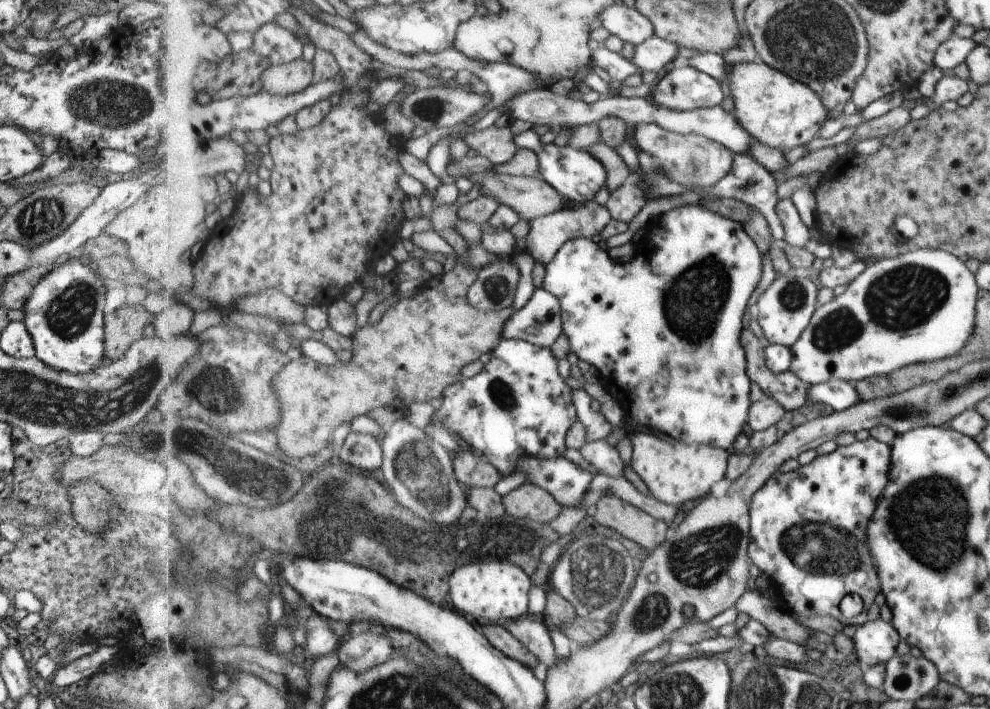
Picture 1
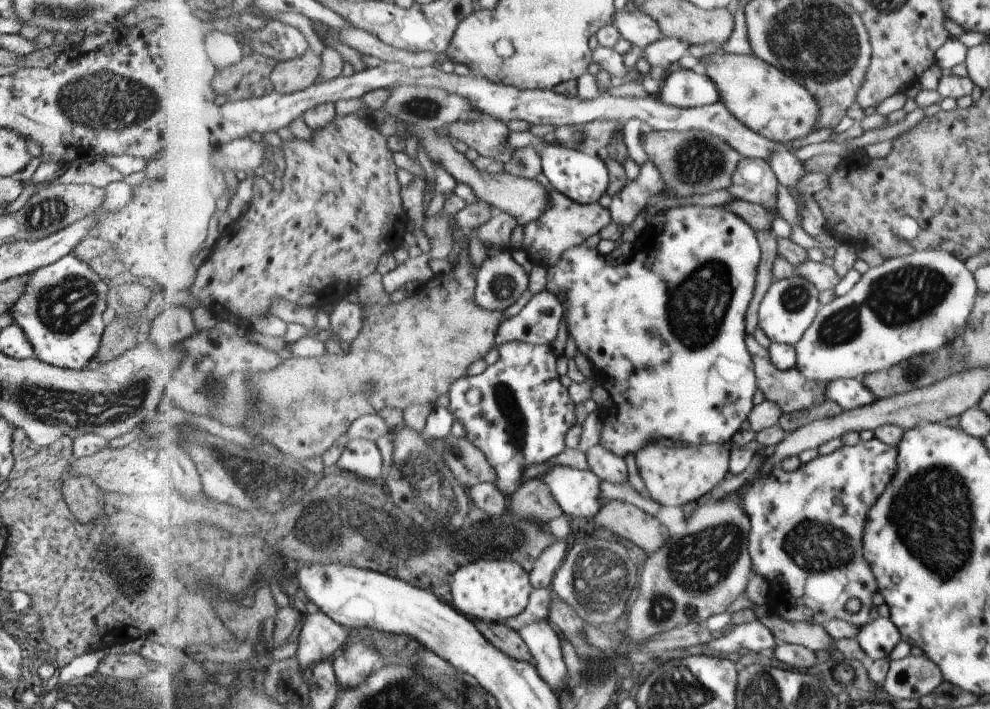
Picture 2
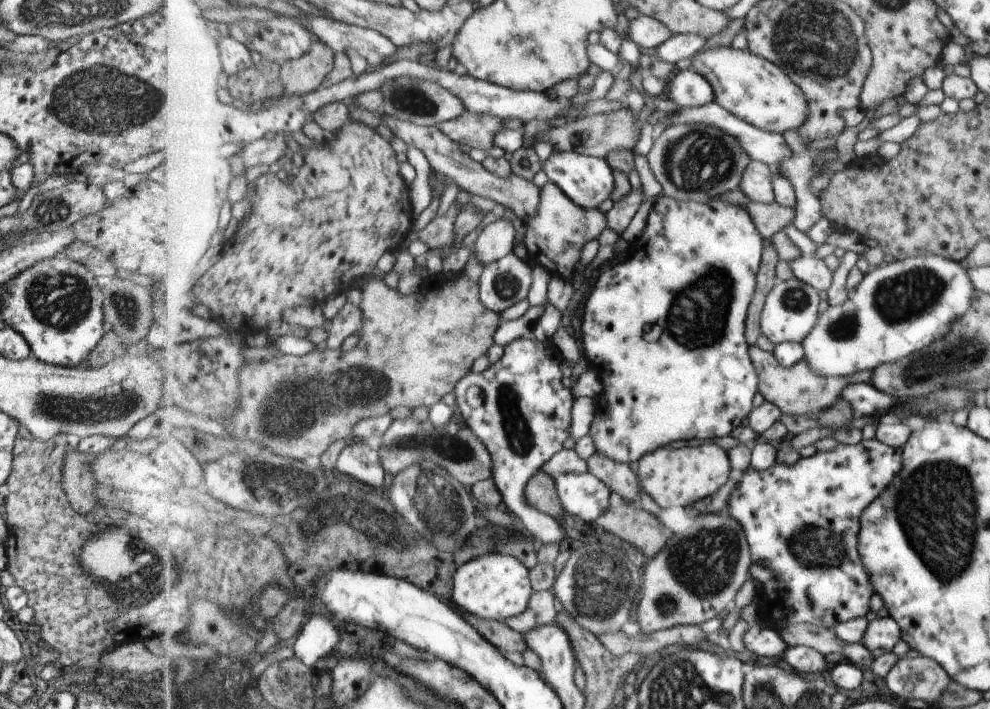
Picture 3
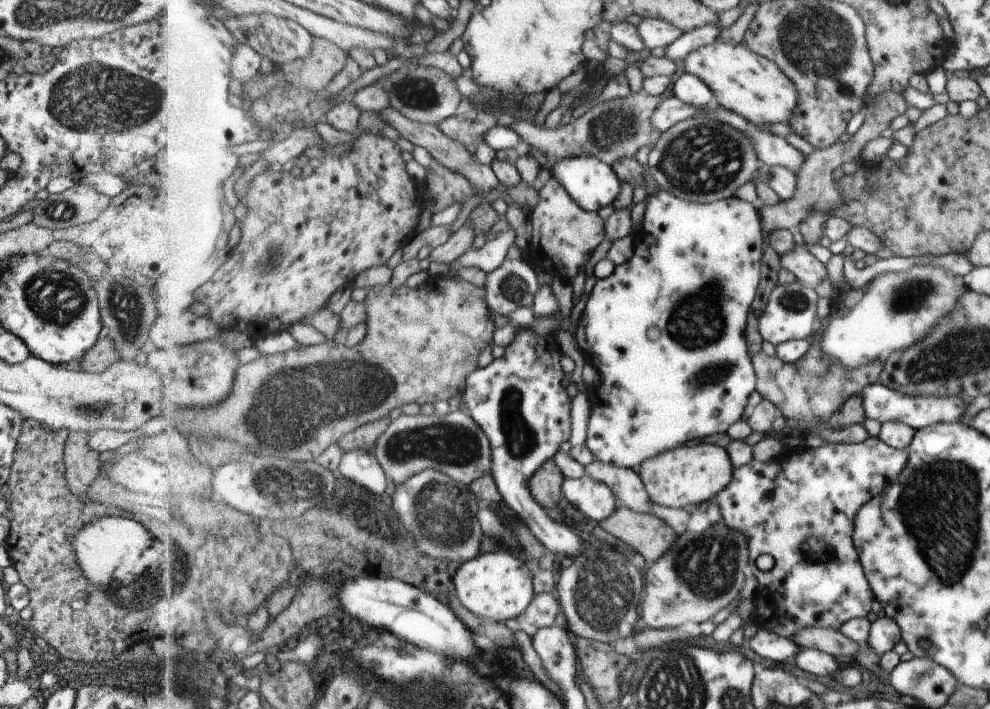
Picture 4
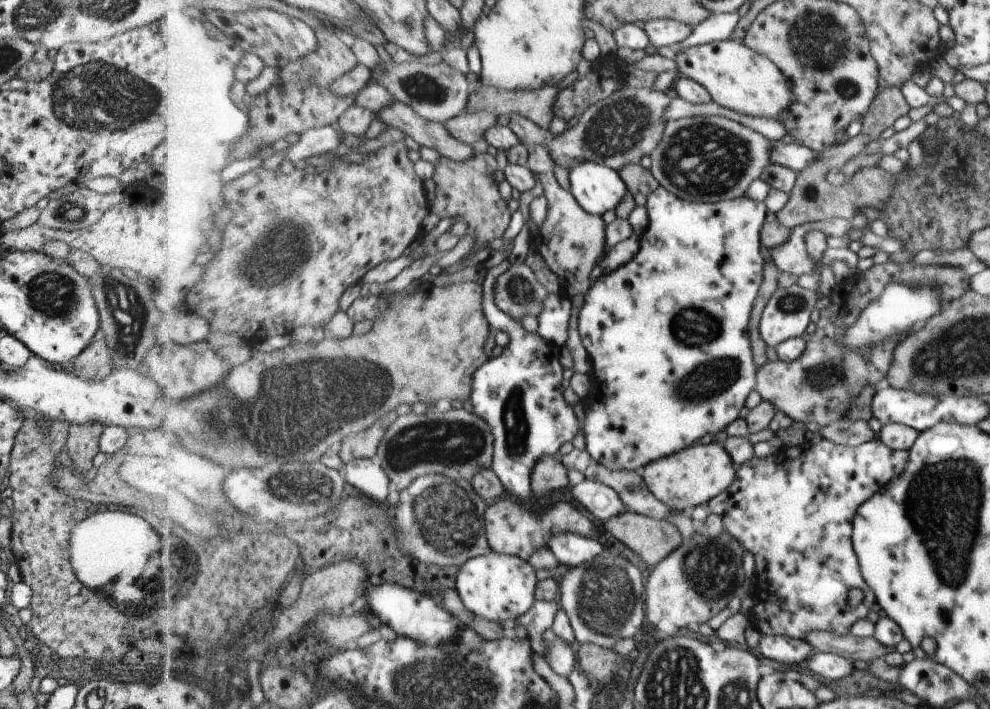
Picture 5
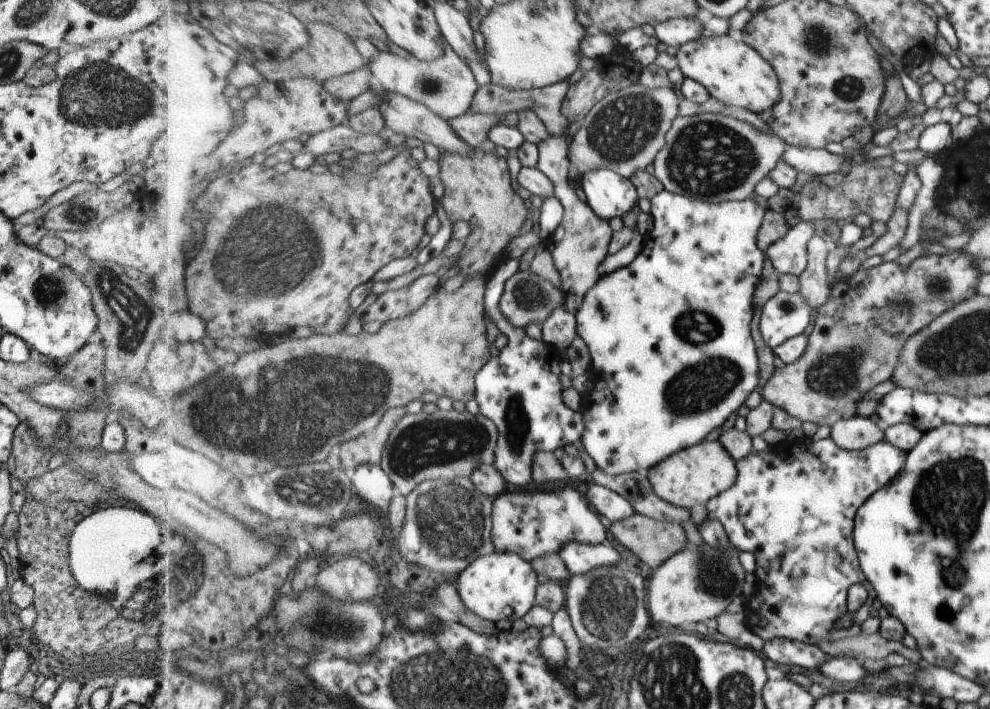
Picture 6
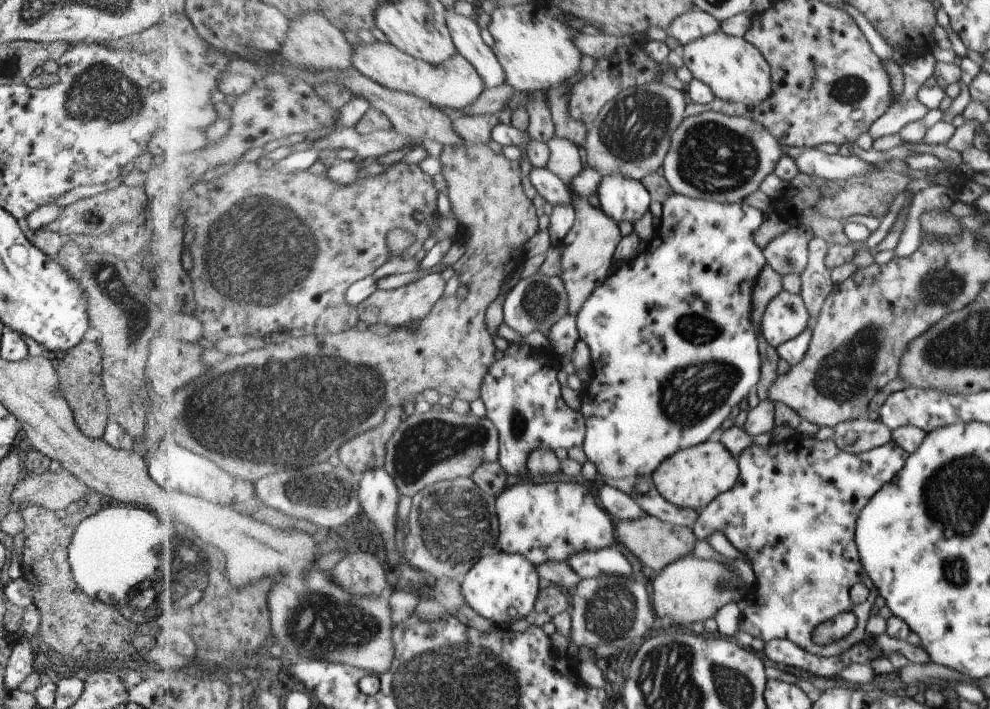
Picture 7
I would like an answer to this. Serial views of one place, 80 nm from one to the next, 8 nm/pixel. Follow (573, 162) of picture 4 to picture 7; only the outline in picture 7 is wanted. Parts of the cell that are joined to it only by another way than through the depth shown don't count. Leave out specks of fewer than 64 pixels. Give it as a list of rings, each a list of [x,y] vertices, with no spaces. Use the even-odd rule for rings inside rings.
[[[621,174],[606,175],[598,197],[602,209],[619,223],[637,223],[647,217],[654,202],[651,190],[642,181]]]

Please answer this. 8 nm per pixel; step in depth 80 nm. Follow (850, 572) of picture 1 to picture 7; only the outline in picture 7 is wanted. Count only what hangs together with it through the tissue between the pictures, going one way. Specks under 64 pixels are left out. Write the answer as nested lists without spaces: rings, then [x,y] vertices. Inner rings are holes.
[[[799,434],[782,442],[774,441],[768,446],[753,444],[743,452],[739,458],[742,474],[738,484],[707,506],[694,526],[696,534],[704,540],[714,532],[723,532],[733,546],[749,559],[753,567],[758,596],[743,603],[741,607],[745,614],[741,624],[742,631],[753,638],[762,639],[765,644],[779,639],[790,639],[823,657],[853,651],[854,646],[866,640],[867,622],[871,618],[870,612],[879,592],[861,563],[854,544],[856,518],[878,490],[894,480],[904,468],[908,457],[909,452],[894,441],[856,454],[840,450],[835,441],[822,441],[815,436]],[[856,582],[862,582],[869,590],[867,600],[861,604],[854,604],[850,599],[850,588]],[[847,611],[856,615],[856,628],[847,637],[824,647],[814,644],[815,630],[829,618]]]

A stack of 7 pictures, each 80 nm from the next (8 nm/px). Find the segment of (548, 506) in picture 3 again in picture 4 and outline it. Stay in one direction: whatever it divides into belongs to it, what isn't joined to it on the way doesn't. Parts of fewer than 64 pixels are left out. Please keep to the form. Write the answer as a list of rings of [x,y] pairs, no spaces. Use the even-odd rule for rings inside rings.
[[[557,460],[545,462],[532,479],[534,496],[544,508],[558,507],[565,498],[563,489],[567,477],[559,467]]]

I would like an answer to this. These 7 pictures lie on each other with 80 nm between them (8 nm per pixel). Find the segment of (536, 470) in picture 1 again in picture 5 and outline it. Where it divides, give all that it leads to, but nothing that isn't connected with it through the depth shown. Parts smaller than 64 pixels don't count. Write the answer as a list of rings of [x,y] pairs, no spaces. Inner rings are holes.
[[[586,479],[572,486],[574,500],[604,522],[628,512],[624,499],[614,488],[600,481]]]

